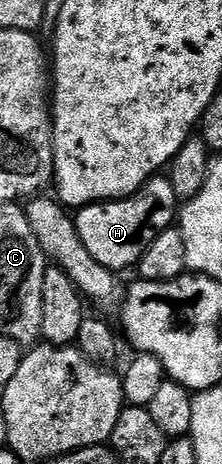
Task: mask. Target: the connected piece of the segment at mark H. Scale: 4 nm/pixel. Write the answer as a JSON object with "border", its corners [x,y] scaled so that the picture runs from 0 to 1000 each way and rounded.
{"border":[[[712,377],[703,381],[671,384],[671,388],[658,390],[653,397],[635,401],[635,405],[608,409],[604,416],[581,418],[577,425],[536,425],[505,433],[423,433],[410,442],[360,444],[360,448],[351,448],[338,459],[338,478],[347,485],[356,515],[374,519],[374,530],[392,532],[392,539],[405,541],[414,556],[437,558],[446,567],[455,567],[473,578],[491,578],[514,584],[550,584],[545,580],[572,578],[577,571],[581,578],[613,573],[617,565],[631,563],[635,552],[644,550],[644,541],[680,524],[680,515],[698,515],[698,506],[707,502],[730,502],[739,494],[766,491],[766,487],[784,483],[802,459],[806,429],[788,420],[788,403],[766,394],[757,379]]]}

